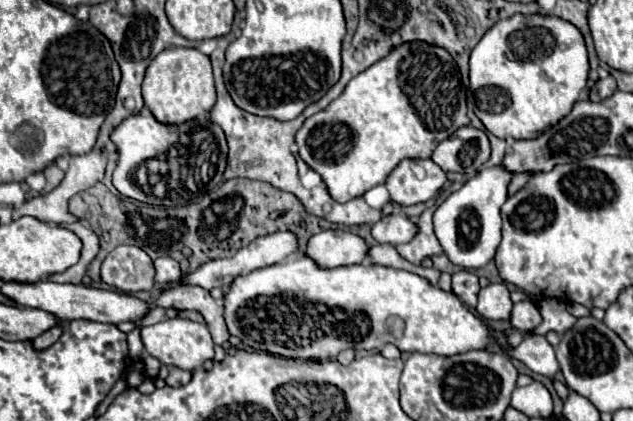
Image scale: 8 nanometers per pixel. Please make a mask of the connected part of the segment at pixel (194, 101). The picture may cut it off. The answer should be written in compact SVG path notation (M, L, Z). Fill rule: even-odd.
M167 48L157 54L143 78L143 100L161 124L183 124L209 114L215 104L215 84L209 56L195 48Z

